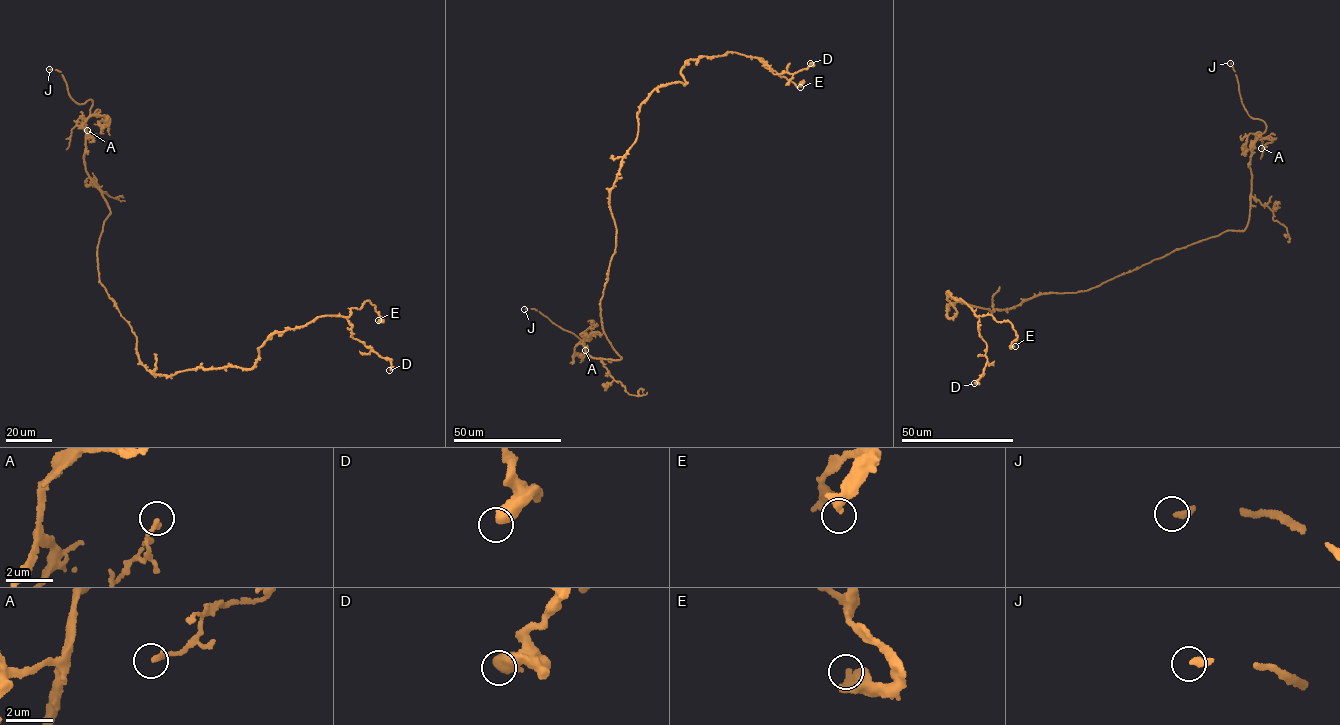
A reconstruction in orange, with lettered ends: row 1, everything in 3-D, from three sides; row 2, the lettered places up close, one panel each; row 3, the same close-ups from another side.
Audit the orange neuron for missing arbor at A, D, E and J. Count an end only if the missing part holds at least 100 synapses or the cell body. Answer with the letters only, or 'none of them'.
J

